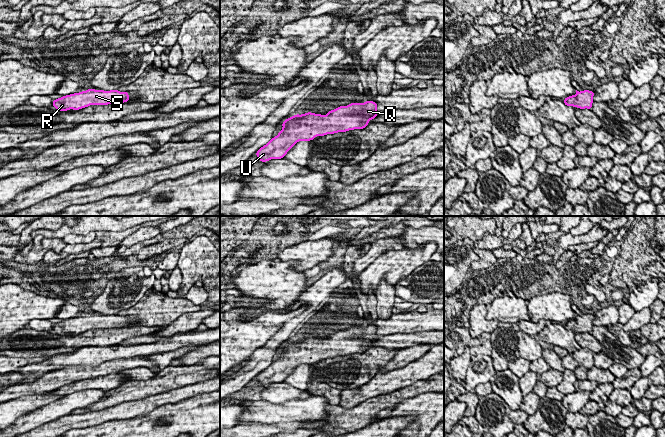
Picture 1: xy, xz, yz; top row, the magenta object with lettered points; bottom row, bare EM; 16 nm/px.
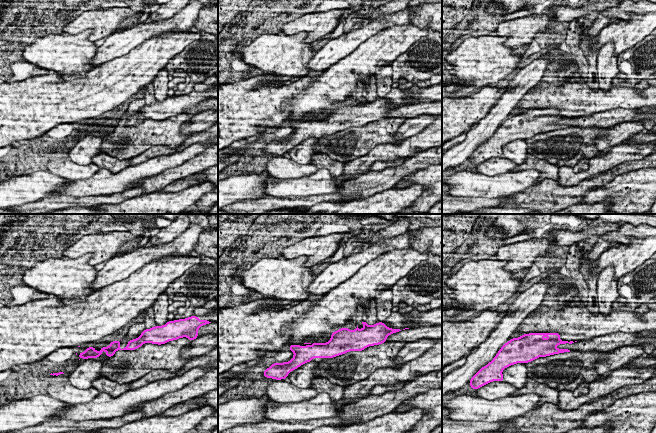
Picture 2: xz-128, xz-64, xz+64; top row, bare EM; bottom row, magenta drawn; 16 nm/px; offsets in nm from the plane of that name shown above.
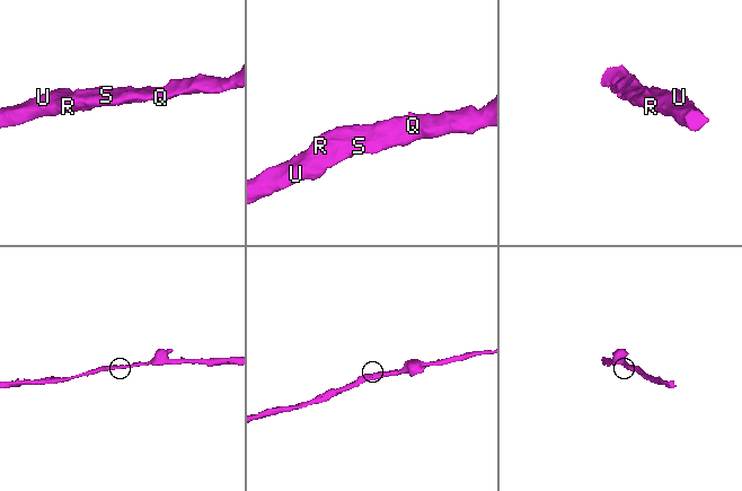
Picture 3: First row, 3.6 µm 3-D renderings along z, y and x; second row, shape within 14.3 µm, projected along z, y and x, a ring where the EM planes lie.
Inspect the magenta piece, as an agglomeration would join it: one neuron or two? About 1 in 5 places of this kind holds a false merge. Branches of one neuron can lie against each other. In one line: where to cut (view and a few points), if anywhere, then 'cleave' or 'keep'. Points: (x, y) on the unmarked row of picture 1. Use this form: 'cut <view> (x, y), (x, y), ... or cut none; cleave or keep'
cut none; keep

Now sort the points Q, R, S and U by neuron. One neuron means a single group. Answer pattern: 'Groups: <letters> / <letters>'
Groups: Q R S U

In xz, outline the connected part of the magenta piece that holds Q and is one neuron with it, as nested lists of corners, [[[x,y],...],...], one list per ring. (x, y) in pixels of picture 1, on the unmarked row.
[[[365,325],[337,331],[326,339],[307,336],[291,340],[283,345],[283,353],[261,371],[256,380],[261,386],[282,383],[298,365],[310,365],[316,360],[364,353],[369,349],[368,345],[380,337],[376,331],[376,326]]]

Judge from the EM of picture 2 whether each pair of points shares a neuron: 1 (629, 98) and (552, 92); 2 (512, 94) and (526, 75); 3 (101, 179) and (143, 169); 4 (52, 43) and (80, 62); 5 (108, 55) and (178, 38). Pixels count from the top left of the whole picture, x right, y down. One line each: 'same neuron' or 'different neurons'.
1: same neuron
2: same neuron
3: same neuron
4: same neuron
5: different neurons

